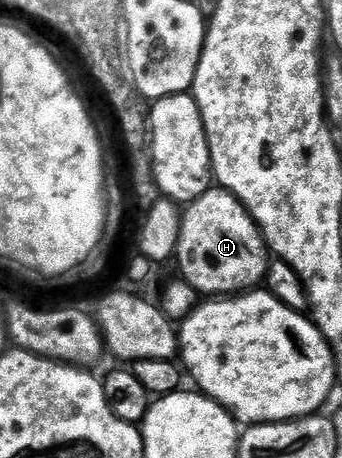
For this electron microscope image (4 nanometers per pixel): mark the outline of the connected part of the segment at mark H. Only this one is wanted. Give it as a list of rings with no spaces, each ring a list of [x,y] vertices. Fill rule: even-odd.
[[[222,189],[206,191],[200,199],[186,208],[183,232],[179,235],[177,264],[183,270],[182,282],[187,283],[203,297],[234,297],[258,288],[266,280],[269,268],[269,248],[263,232],[259,230],[247,208],[236,195]]]

